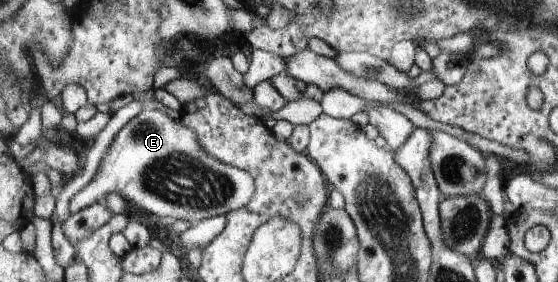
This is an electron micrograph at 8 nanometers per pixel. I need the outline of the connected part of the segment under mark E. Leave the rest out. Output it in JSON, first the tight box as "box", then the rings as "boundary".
{"box":[70,109,257,225],"boundary":[[[142,109],[119,130],[108,149],[96,176],[70,200],[72,215],[96,203],[106,203],[110,195],[122,195],[126,200],[141,206],[150,216],[155,214],[164,222],[178,219],[194,225],[204,219],[227,215],[248,206],[257,191],[255,178],[248,171],[213,157],[202,146],[199,134],[192,127],[186,126],[182,117],[176,119],[158,111]]]}

